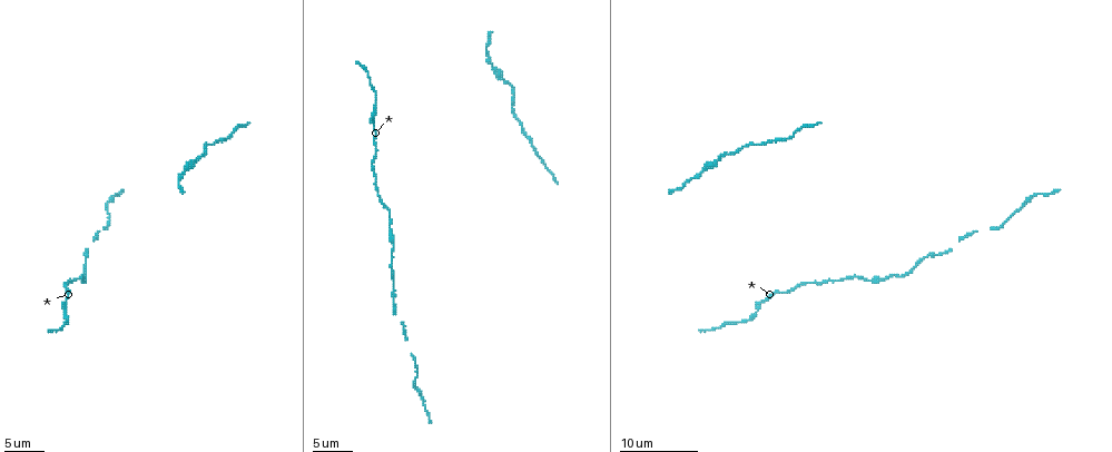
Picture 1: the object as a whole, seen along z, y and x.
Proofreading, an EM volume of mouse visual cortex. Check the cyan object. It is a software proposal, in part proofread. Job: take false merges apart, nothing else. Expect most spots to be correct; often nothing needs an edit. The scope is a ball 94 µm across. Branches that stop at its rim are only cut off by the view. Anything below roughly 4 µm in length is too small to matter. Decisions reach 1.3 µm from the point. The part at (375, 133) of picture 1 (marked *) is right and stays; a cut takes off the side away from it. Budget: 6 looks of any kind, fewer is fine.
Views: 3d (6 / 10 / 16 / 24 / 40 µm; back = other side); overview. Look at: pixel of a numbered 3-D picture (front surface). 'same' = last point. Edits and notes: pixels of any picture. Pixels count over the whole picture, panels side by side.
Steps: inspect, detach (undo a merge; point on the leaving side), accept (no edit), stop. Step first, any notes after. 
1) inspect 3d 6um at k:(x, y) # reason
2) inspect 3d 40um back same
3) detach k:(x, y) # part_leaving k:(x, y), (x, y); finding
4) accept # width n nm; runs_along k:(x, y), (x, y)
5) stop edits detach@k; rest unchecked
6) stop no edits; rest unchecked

inspect 3d 6um at 1:(885, 279) # sudden change in width

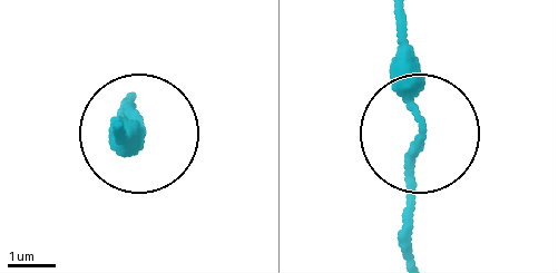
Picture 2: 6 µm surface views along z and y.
accept # runs_along 2:(400, 20), (420, 127), (408, 247); one cell here

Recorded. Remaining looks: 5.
inspect 3d 10um at 1:(208, 144) # narrows sharply

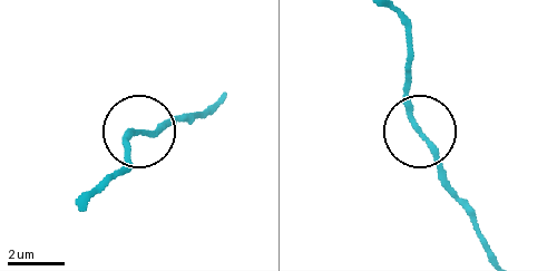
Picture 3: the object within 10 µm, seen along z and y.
accept # one cell here

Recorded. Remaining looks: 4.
inspect 3d 16um at 1:(196, 162) # thick turns thin

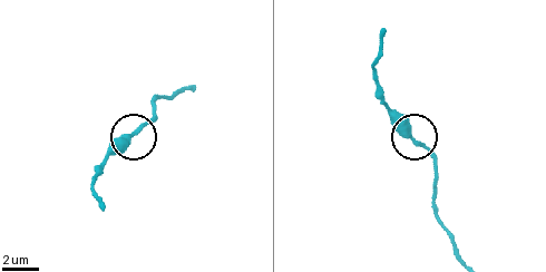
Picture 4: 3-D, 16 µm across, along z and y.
accept # all the same cell

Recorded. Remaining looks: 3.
stop no edits; rest unchecked

